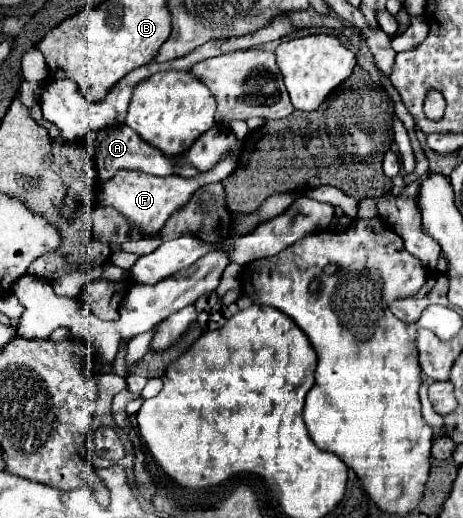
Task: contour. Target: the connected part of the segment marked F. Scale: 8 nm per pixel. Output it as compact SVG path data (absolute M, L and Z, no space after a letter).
M229 149L227 155L211 171L201 172L201 175L195 177L195 179L185 179L185 177L179 177L179 175L155 177L155 175L149 175L149 173L143 173L143 171L123 171L123 169L119 169L111 179L107 179L101 185L99 205L113 207L125 219L129 219L135 227L139 227L139 231L145 237L153 237L153 235L157 235L161 231L161 227L171 217L171 213L177 211L179 207L183 207L201 185L221 182L231 175L237 168L237 157L237 153L233 149Z

